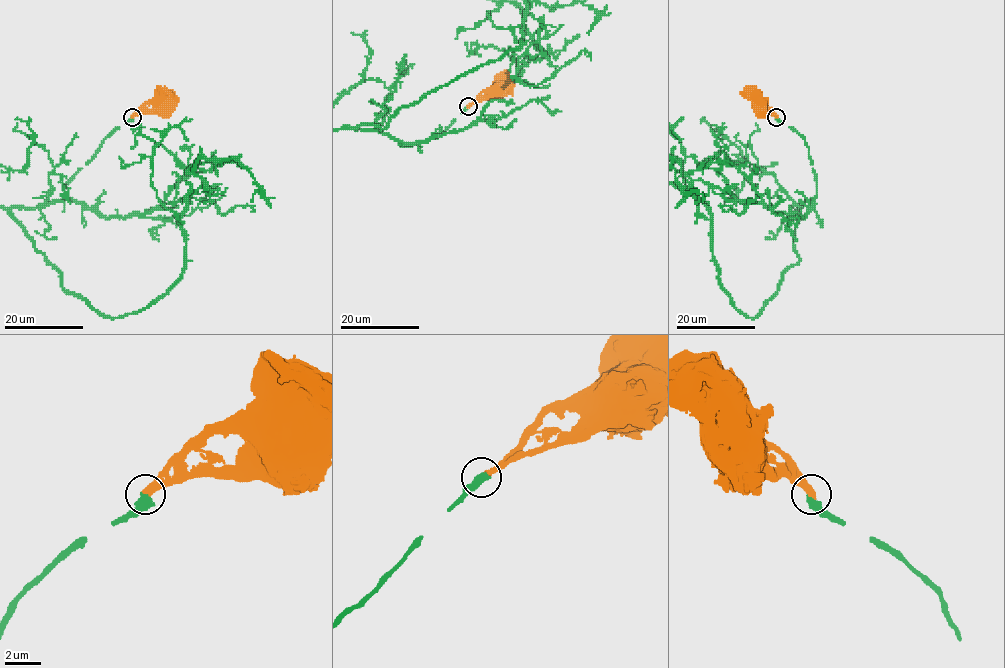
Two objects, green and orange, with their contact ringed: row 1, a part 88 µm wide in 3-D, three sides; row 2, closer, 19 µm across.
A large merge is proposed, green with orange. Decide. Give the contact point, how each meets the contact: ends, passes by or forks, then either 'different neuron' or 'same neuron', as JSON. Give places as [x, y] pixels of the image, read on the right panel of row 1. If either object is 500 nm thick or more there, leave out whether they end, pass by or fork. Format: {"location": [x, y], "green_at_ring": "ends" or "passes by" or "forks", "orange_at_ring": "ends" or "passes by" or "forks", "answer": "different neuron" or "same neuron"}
{"location": [776, 117], "green_at_ring": "ends", "orange_at_ring": "ends", "answer": "different neuron"}

